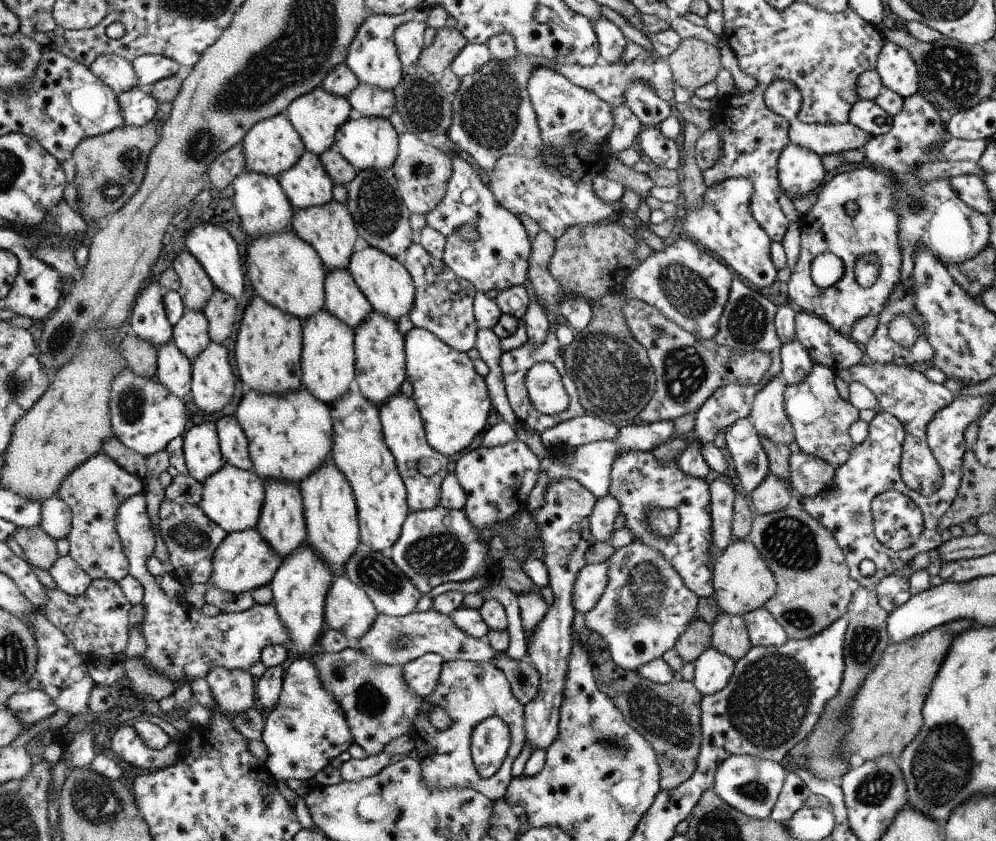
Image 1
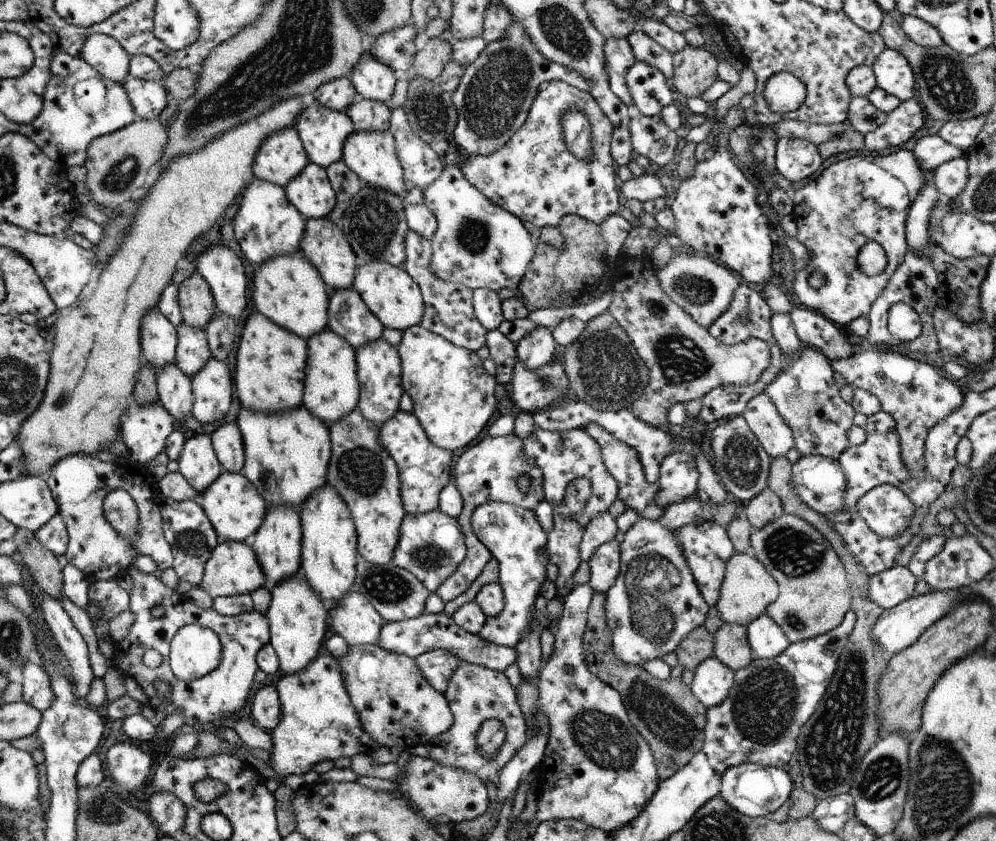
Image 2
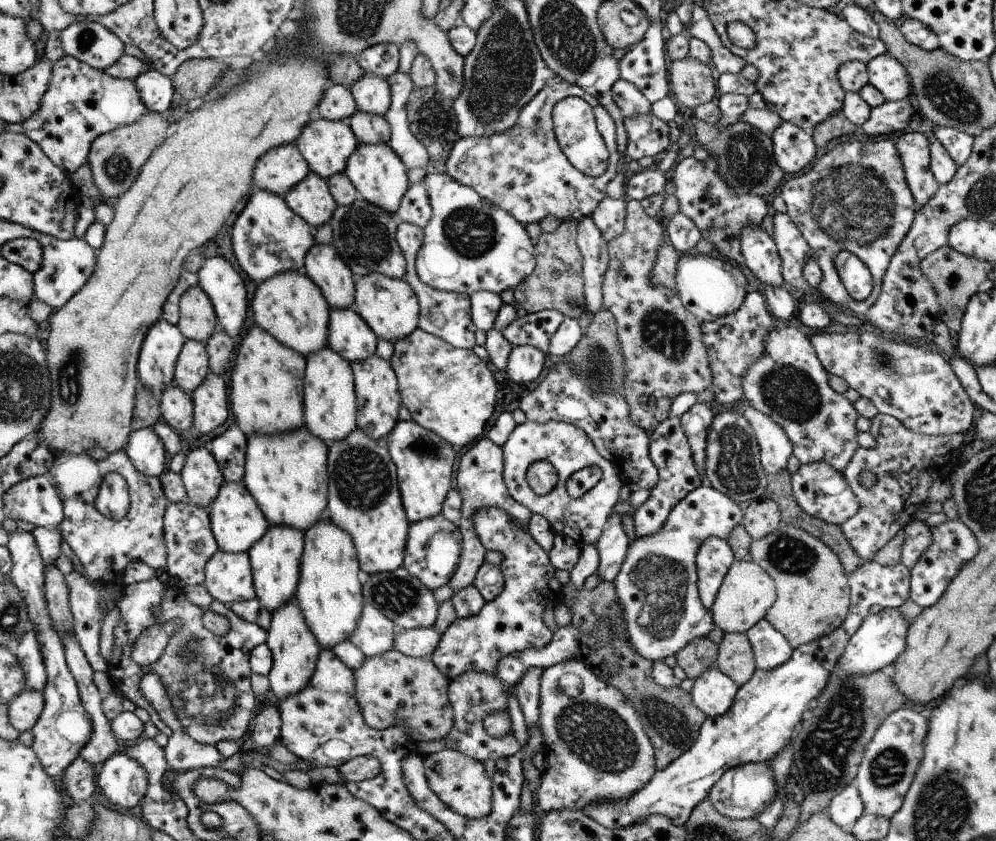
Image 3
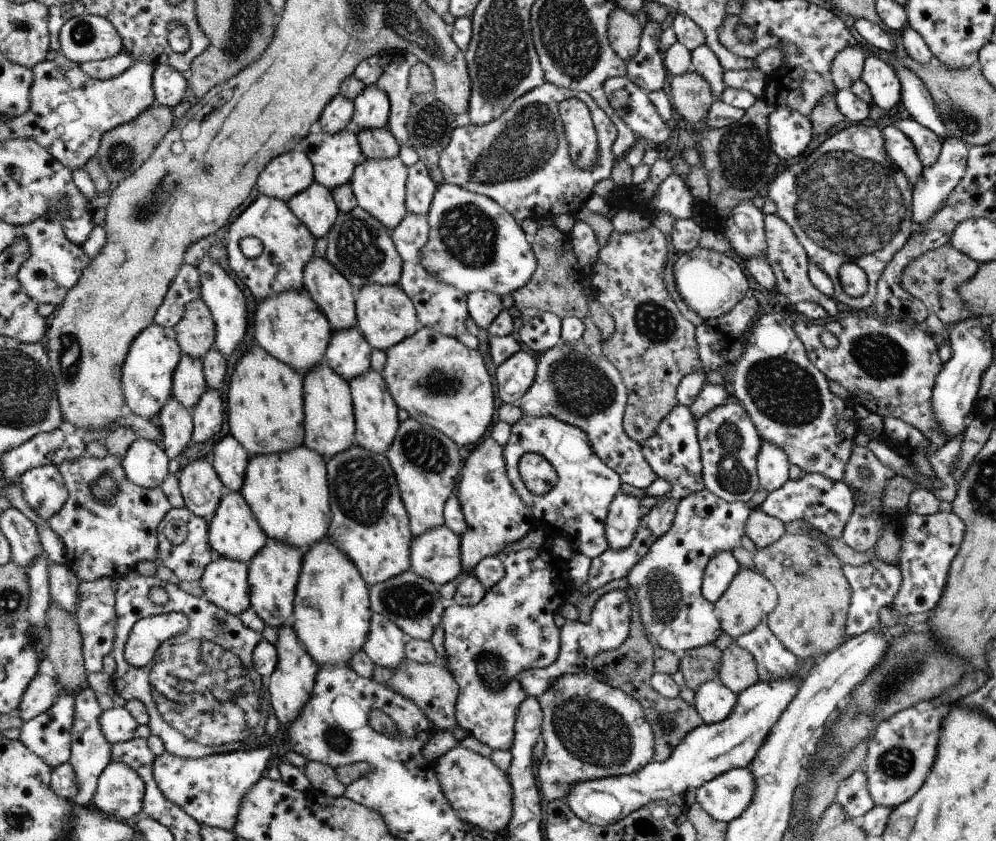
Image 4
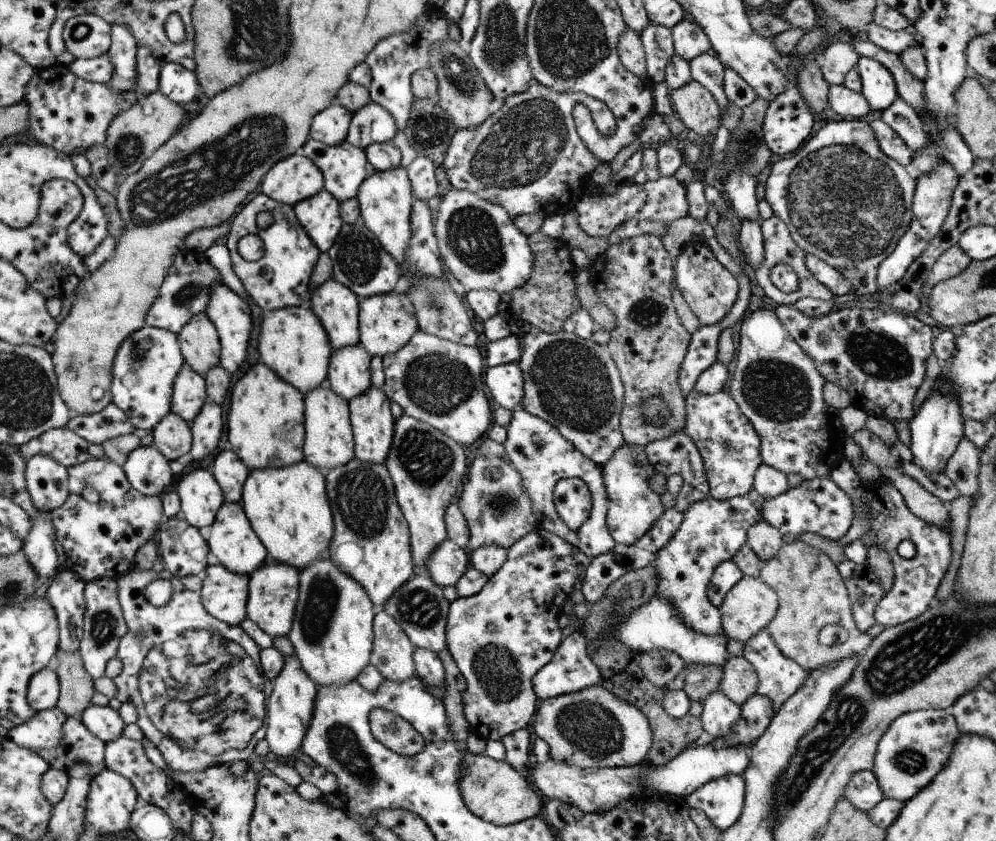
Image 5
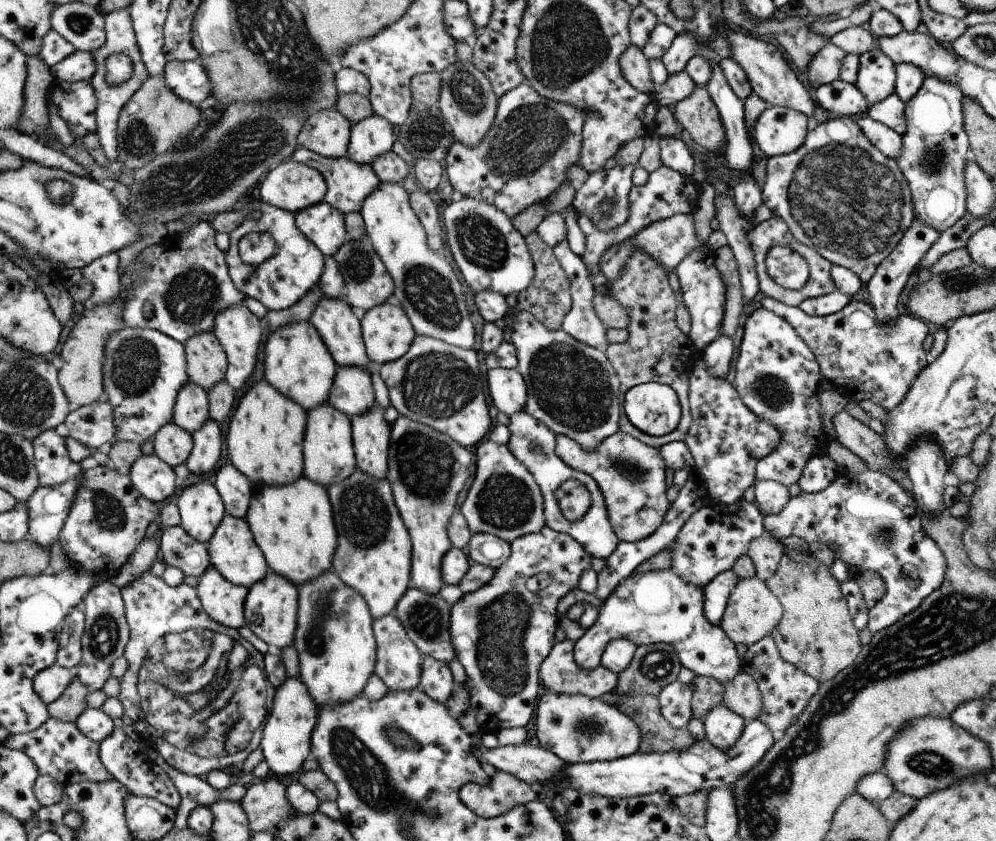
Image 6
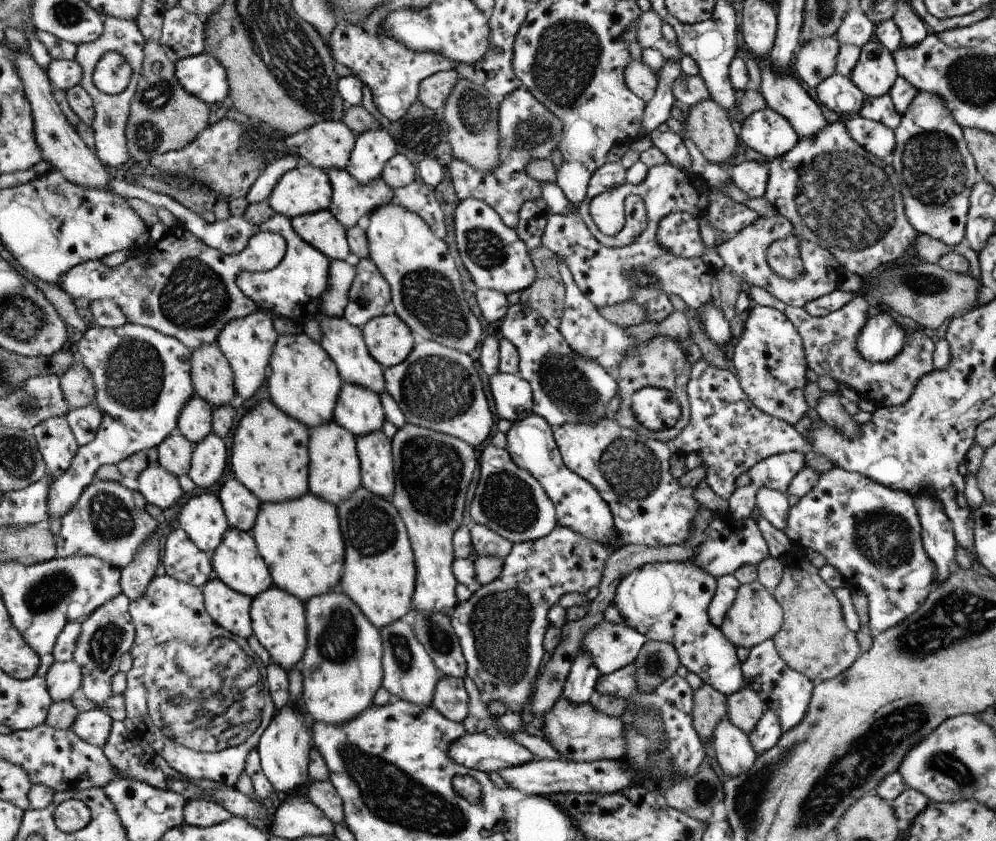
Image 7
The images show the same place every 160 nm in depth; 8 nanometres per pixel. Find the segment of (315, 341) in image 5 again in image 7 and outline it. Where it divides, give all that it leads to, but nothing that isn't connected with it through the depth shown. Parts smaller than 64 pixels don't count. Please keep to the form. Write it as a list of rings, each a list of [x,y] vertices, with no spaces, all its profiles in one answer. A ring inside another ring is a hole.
[[[306,333],[279,335],[272,347],[270,355],[270,378],[267,378],[268,392],[271,400],[286,414],[302,421],[305,425],[314,428],[316,425],[329,421],[332,412],[337,406],[337,398],[340,396],[342,379],[338,376],[336,363],[326,352],[320,342],[310,339]]]

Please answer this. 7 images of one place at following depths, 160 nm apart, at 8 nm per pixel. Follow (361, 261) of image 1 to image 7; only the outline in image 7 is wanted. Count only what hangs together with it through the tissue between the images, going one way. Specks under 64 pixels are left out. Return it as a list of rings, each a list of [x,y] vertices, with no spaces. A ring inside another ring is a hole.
[[[389,310],[362,327],[369,353],[384,368],[404,362],[413,352],[417,337],[396,313]]]

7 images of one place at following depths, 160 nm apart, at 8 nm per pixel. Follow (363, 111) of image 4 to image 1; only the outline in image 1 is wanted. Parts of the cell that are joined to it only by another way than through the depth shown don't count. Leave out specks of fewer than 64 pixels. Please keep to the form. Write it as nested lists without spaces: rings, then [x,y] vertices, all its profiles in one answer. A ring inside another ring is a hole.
[[[406,10],[404,14],[394,16],[372,14],[365,18],[349,46],[348,56],[345,60],[347,65],[356,73],[359,82],[394,90],[404,76],[404,66],[395,44],[395,32],[402,23],[409,20],[427,21],[428,15],[429,11]]]

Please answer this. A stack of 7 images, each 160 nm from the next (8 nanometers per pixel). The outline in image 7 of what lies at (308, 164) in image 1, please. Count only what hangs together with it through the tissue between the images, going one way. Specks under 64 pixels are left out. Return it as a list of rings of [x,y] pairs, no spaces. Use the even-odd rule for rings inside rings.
[[[329,209],[294,217],[292,225],[307,243],[328,258],[343,261],[353,258],[348,230]]]

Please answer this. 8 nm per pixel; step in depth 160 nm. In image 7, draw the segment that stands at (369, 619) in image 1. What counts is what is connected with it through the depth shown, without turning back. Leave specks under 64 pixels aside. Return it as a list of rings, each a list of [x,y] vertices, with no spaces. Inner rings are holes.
[[[398,619],[380,628],[384,643],[384,680],[382,687],[398,699],[406,699],[419,705],[432,705],[437,682],[441,676],[436,663],[430,658],[425,646],[417,639],[413,626]]]

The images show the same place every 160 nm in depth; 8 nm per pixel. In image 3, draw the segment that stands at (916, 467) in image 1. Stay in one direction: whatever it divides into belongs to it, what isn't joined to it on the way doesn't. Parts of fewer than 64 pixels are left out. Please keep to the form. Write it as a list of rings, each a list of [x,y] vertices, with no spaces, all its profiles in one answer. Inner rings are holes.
[[[818,332],[809,339],[822,366],[830,374],[846,380],[848,387],[856,390],[860,397],[868,398],[879,413],[894,416],[908,430],[922,435],[969,435],[978,409],[940,353],[927,346],[914,346],[913,341],[897,342],[882,332]]]

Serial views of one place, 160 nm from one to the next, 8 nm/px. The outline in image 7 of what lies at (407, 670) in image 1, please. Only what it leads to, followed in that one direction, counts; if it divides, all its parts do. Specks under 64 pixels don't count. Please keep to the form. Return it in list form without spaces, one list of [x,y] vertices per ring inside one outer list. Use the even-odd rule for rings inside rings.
[[[557,525],[553,532],[548,536],[539,538],[533,541],[524,541],[523,543],[516,543],[512,545],[510,554],[503,560],[504,568],[502,569],[501,576],[496,581],[492,581],[489,585],[480,586],[480,588],[474,592],[468,600],[458,602],[454,608],[454,612],[450,618],[453,623],[453,631],[458,637],[461,643],[461,651],[465,655],[465,661],[468,663],[468,673],[466,676],[470,677],[470,680],[476,684],[480,691],[480,700],[488,706],[488,704],[496,702],[504,703],[507,706],[508,714],[514,713],[515,715],[525,714],[522,712],[522,706],[524,702],[528,702],[530,694],[532,694],[532,686],[534,686],[534,680],[536,680],[536,674],[540,670],[540,664],[542,664],[542,656],[544,656],[544,640],[546,632],[551,629],[548,622],[548,610],[561,600],[565,594],[568,593],[587,593],[592,587],[597,587],[600,584],[602,578],[602,571],[604,570],[604,564],[608,557],[616,550],[615,547],[609,545],[603,545],[596,541],[589,541],[584,538],[577,531],[573,531],[571,528]]]

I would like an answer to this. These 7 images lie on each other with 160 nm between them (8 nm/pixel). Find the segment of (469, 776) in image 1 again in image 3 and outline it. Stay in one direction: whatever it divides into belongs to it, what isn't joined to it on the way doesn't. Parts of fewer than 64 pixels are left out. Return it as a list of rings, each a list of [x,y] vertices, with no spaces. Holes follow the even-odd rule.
[[[468,672],[461,677],[450,679],[448,686],[448,697],[454,712],[454,724],[450,734],[446,736],[446,749],[458,750],[474,760],[498,760],[506,756],[516,755],[523,747],[518,744],[514,734],[506,734],[504,738],[492,738],[486,734],[482,720],[486,714],[504,712],[508,708],[508,696],[506,696],[506,685],[501,679],[492,674],[480,674],[480,672]]]

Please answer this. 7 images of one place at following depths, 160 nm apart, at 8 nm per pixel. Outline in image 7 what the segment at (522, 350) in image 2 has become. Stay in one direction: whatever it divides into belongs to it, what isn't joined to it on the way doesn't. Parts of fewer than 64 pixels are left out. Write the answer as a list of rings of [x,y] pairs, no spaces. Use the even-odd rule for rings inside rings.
[[[499,370],[489,376],[489,382],[492,404],[500,418],[515,423],[533,413],[534,401],[530,383],[519,374]]]

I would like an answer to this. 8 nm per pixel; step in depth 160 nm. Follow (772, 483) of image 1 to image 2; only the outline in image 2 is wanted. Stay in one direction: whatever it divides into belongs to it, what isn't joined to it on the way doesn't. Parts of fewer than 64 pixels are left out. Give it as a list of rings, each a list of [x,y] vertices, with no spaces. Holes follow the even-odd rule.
[[[768,486],[749,502],[745,503],[746,514],[754,530],[774,522],[784,514],[781,498]]]

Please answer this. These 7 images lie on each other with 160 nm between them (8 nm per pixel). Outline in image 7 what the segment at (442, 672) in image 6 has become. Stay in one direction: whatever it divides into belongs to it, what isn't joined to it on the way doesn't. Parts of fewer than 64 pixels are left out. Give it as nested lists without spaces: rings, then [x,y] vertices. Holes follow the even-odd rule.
[[[441,674],[436,694],[433,696],[434,708],[441,711],[446,718],[462,723],[468,714],[468,700],[468,694],[460,677]]]

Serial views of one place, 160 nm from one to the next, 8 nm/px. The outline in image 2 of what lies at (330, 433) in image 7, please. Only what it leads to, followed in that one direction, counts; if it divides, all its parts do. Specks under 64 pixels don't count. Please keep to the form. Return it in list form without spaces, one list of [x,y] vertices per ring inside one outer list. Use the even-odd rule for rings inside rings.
[[[322,330],[309,340],[309,363],[304,380],[304,408],[314,418],[334,426],[340,418],[346,418],[360,401],[360,380],[356,380],[357,354],[346,339],[332,330]]]

